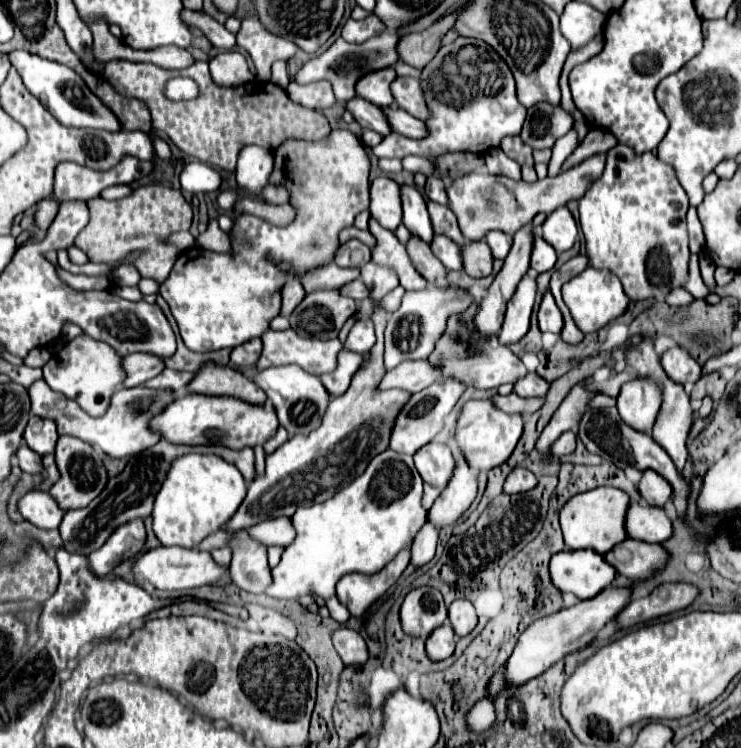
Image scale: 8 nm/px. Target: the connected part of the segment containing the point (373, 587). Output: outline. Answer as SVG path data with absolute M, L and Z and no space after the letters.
M411 544L405 546L381 572L377 574L345 574L337 582L337 596L349 608L351 616L361 616L385 590L397 582L403 570L409 566L411 560Z

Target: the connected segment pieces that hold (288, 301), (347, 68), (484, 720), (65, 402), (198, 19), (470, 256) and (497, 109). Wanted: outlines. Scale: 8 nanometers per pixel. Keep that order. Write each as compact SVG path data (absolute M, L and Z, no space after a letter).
M287 282L281 290L283 294L283 308L281 308L281 316L291 316L291 312L295 310L295 306L305 298L305 290L301 286L301 282Z
M383 30L381 34L371 36L363 44L349 44L343 38L339 38L327 52L323 52L321 56L309 60L297 72L297 84L311 84L311 82L327 80L333 86L337 102L345 104L347 100L353 100L357 96L355 94L355 84L357 84L357 80L361 80L361 76L365 76L369 72L383 70L383 68L393 68L399 62L399 56L397 56L397 40L399 38L401 38L399 34L387 32L387 30Z
M491 700L477 702L477 704L475 704L475 708L471 708L471 712L469 712L467 720L469 720L469 724L471 724L471 728L473 728L473 730L477 730L477 732L487 730L487 728L493 724L493 720L495 720Z
M37 380L29 388L29 396L31 396L31 414L45 418L45 420L53 420L57 424L59 436L67 434L67 436L75 436L91 446L99 446L111 458L133 456L133 454L139 454L139 452L151 448L153 444L157 444L159 436L149 430L149 420L153 416L157 416L161 412L161 408L165 408L169 402L173 402L173 394L165 392L165 390L149 390L143 386L119 388L111 396L107 412L103 416L95 418L95 416L89 416L75 400L69 400L69 398L61 396L59 392L53 392L45 384L45 380Z
M183 10L181 18L183 18L185 24L199 28L199 30L211 40L211 44L213 44L215 48L219 48L219 50L223 50L223 52L231 52L231 50L235 50L235 46L237 46L235 34L231 34L223 24L215 22L215 20L209 18L207 14L203 14L203 12Z
M471 242L465 248L461 248L463 252L463 266L465 272L473 278L485 278L493 272L493 254L489 252L487 242Z
M457 38L453 44L441 46L437 56L423 68L421 86L431 110L431 118L425 122L429 136L423 140L409 140L401 134L389 134L381 144L373 148L377 158L405 158L409 154L415 156L439 156L445 152L475 152L485 154L487 150L499 146L503 136L519 134L525 120L525 106L517 100L515 94L515 78L505 64L505 60L485 42L475 38Z

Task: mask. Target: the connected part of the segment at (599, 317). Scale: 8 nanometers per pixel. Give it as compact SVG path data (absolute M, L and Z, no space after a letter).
M589 266L587 270L577 274L573 280L569 280L563 286L563 300L565 300L567 308L571 310L571 316L573 316L575 324L577 324L577 328L583 334L597 332L607 322L621 316L625 312L627 304L629 304L629 298L623 292L623 286L621 286L619 278L615 274L611 274L609 270L597 270L593 266Z

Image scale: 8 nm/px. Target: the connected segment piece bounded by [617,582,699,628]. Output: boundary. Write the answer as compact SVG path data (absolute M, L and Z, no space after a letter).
M685 582L659 584L649 596L631 600L625 606L625 610L617 616L617 620L623 628L629 628L629 626L683 610L689 604L693 604L697 596L699 596L699 588L693 584L685 584Z

